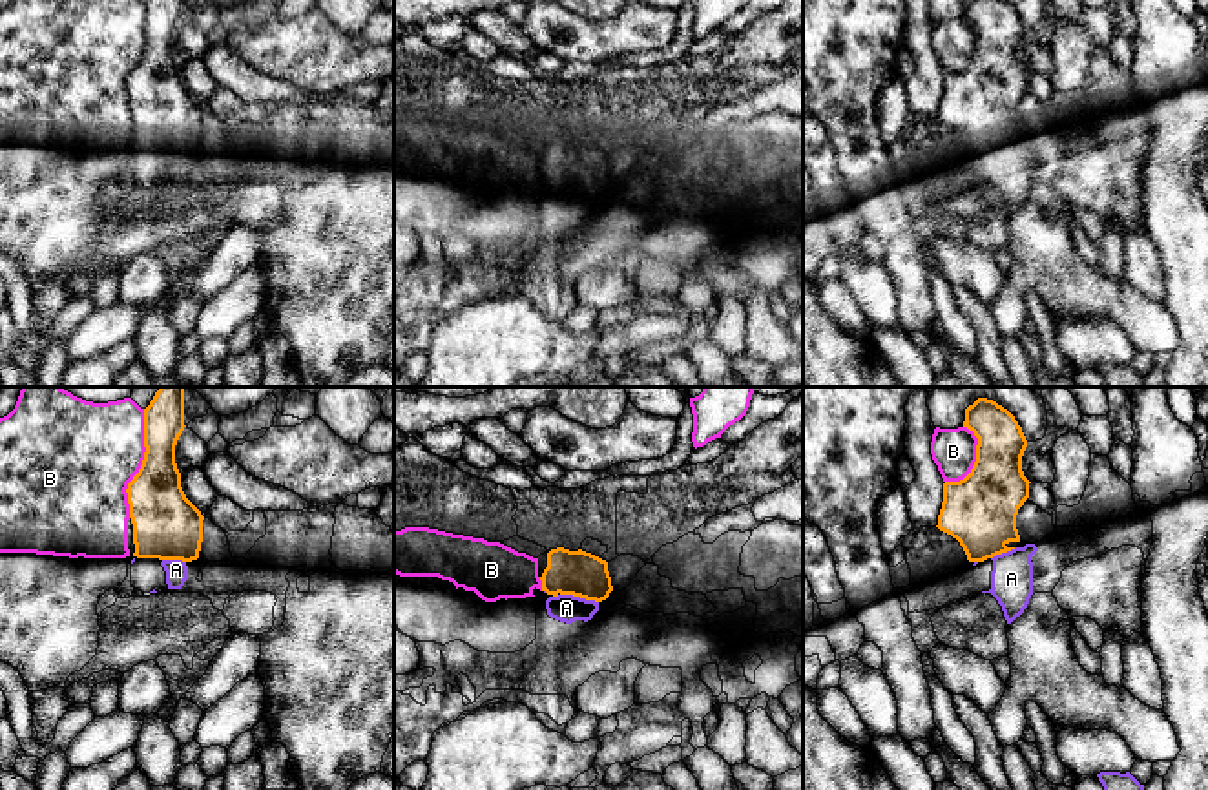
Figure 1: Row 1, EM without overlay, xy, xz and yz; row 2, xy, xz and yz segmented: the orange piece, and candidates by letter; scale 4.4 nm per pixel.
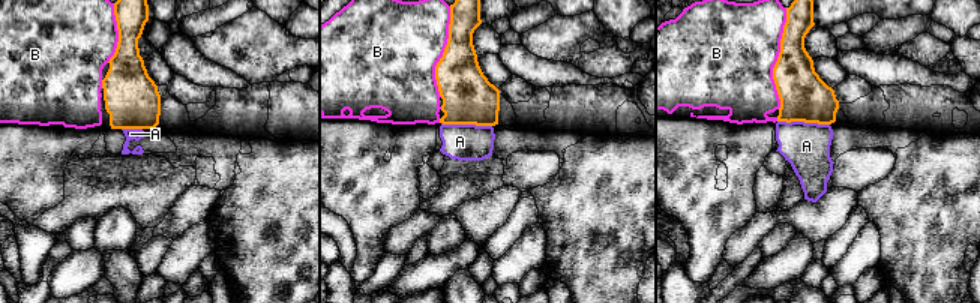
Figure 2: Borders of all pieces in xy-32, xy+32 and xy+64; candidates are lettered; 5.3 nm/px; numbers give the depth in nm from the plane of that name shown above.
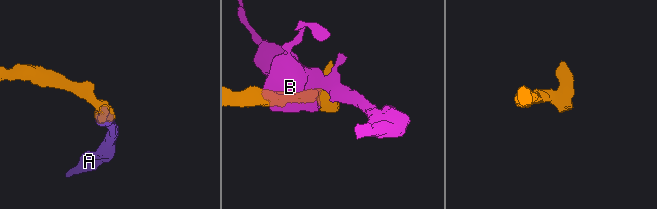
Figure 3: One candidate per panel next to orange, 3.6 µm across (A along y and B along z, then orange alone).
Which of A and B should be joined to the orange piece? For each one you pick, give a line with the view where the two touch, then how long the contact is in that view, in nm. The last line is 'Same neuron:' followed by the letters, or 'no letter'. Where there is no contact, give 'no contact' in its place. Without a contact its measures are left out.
A: xz | 200 nm
Same neuron: A

